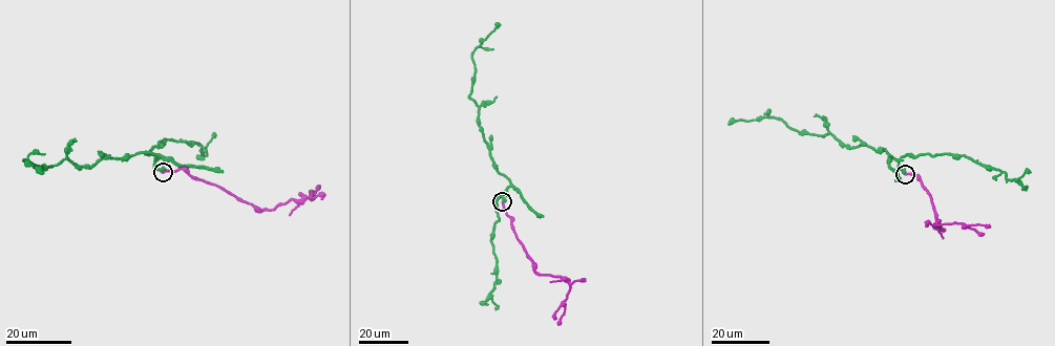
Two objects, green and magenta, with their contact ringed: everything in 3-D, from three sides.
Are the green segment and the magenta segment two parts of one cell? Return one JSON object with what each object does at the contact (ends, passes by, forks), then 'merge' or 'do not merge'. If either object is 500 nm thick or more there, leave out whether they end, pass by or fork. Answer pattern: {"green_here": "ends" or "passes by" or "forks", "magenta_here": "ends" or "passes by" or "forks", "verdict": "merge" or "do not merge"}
{"green_here": "ends", "magenta_here": "ends", "verdict": "merge"}

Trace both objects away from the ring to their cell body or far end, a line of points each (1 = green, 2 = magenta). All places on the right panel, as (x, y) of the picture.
1: (905, 174), (885, 149), (846, 147), (829, 133), (800, 133), (772, 116), (728, 124)
2: (905, 174), (918, 175), (930, 197), (942, 231), (936, 223), (990, 226)

